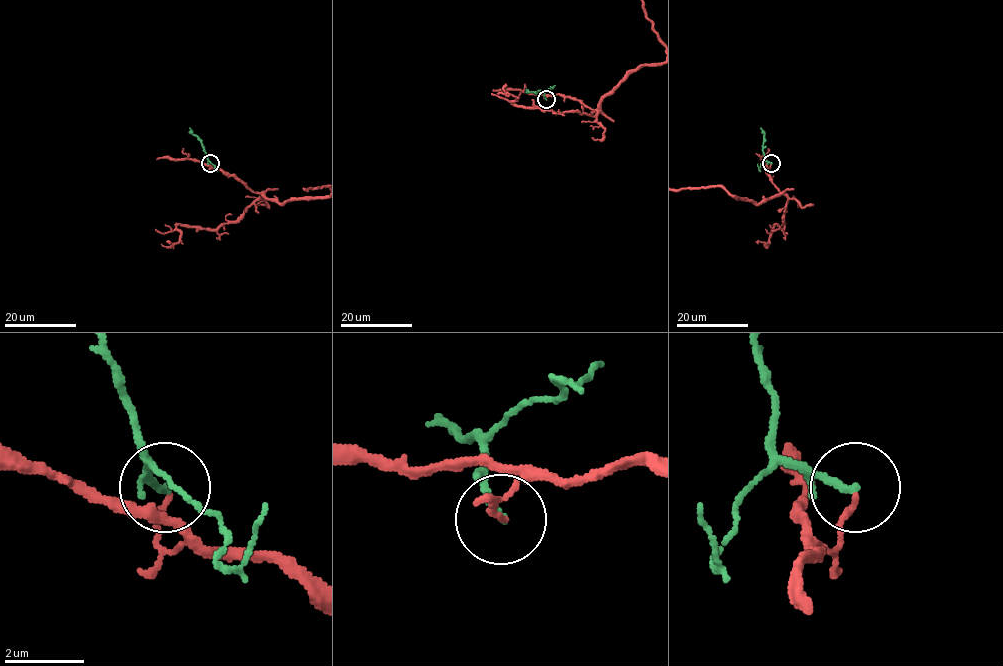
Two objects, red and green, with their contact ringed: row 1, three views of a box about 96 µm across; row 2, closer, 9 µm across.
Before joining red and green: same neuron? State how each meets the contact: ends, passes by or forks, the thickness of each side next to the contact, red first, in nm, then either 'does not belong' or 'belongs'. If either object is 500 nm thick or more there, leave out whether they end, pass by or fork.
red ends there; green ends there; 130 nm thick on the red side, 190 nm on the other; does not belong

